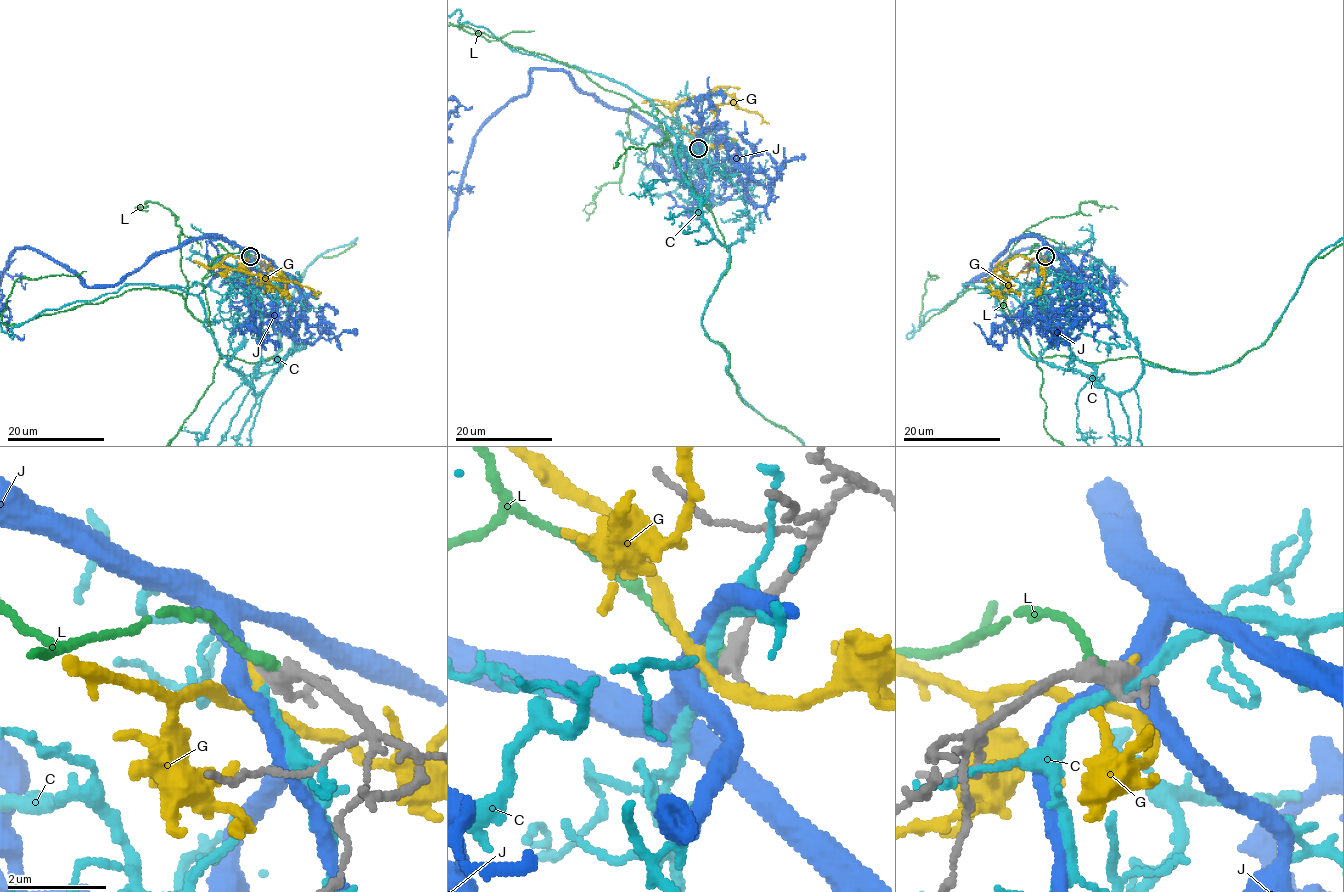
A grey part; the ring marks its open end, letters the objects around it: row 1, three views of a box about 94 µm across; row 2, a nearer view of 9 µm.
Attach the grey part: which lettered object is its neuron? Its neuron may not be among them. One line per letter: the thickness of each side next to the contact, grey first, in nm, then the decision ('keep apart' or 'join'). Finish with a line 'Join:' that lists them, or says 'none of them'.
C: calibres 300 and 240 nm; keep apart
G: calibres 320 and 160 nm; keep apart
J: calibres 280 and 400 nm; keep apart
L: calibres 340 and 200 nm; keep apart
Join: none of them

